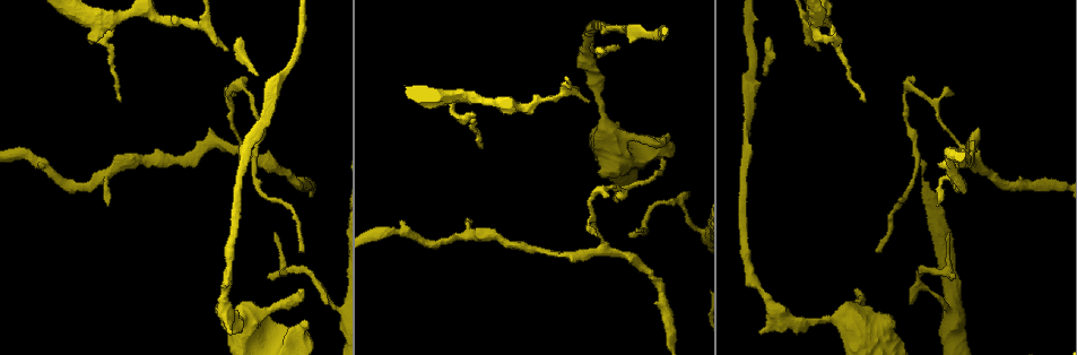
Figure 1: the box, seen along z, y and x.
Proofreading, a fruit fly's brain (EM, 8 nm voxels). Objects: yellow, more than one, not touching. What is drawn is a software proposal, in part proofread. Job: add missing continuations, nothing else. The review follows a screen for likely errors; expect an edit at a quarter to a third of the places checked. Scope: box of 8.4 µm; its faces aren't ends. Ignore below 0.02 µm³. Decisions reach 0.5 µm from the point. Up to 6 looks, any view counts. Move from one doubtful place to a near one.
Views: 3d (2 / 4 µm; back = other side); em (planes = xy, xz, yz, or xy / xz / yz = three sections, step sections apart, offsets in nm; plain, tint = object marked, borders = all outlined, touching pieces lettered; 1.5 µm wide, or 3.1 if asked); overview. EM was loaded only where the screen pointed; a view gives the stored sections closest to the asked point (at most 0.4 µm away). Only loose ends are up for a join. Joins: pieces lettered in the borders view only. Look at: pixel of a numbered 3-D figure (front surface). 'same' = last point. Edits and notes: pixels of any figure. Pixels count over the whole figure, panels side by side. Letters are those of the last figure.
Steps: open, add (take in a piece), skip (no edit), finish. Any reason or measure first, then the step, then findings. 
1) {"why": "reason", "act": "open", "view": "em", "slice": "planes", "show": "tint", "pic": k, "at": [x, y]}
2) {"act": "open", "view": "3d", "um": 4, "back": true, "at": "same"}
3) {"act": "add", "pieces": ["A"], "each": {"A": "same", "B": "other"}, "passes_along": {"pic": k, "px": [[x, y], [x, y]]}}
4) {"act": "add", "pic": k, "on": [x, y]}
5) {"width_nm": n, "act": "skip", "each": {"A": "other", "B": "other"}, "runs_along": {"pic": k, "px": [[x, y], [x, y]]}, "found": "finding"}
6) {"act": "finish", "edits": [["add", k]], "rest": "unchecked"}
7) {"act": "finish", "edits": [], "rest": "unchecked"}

{"why": "free end", "act": "open", "view": "em", "slice": "planes", "show": "borders", "pic": 1, "at": [232, 332]}

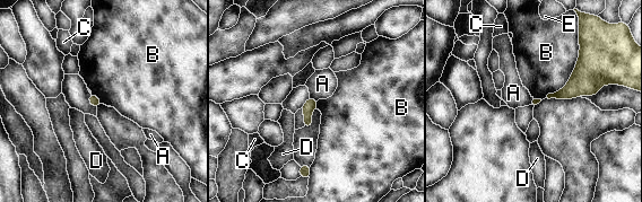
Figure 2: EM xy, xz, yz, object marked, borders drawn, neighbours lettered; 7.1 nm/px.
{"act": "skip", "each": {"A": "other", "B": "other", "C": "other", "D": "other", "E": "other"}, "found": "no lettered piece goes on from it"}

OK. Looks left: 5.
{"act": "open", "view": "3d", "um": 2, "pic": 1, "at": [909, 303]}

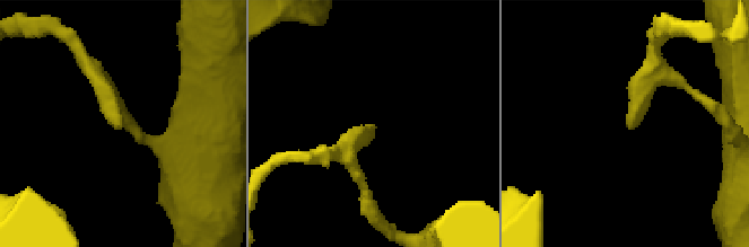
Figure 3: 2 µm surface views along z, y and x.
{"why": "now the EM", "act": "open", "view": "em", "slice": "xy", "step": 4, "show": "borders", "pic": 3, "at": [372, 127]}

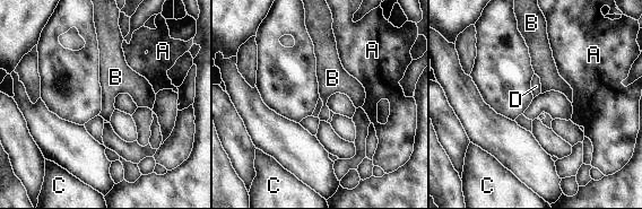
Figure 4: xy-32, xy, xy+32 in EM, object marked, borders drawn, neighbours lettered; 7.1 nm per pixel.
{"why": "another direction", "act": "open", "view": "em", "slice": "planes", "show": "borders", "at": "same"}

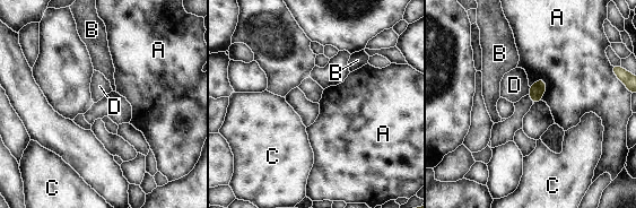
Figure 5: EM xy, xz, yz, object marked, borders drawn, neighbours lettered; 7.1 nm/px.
{"act": "skip", "each": {"A": "other", "B": "other", "C": "other", "D": "other"}, "border": {"pic": 5, "px": [[541, 78], [545, 93], [540, 100]]}, "found": "none of them fits"}

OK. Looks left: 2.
{"act": "finish", "edits": [], "rest": "unchecked"}

